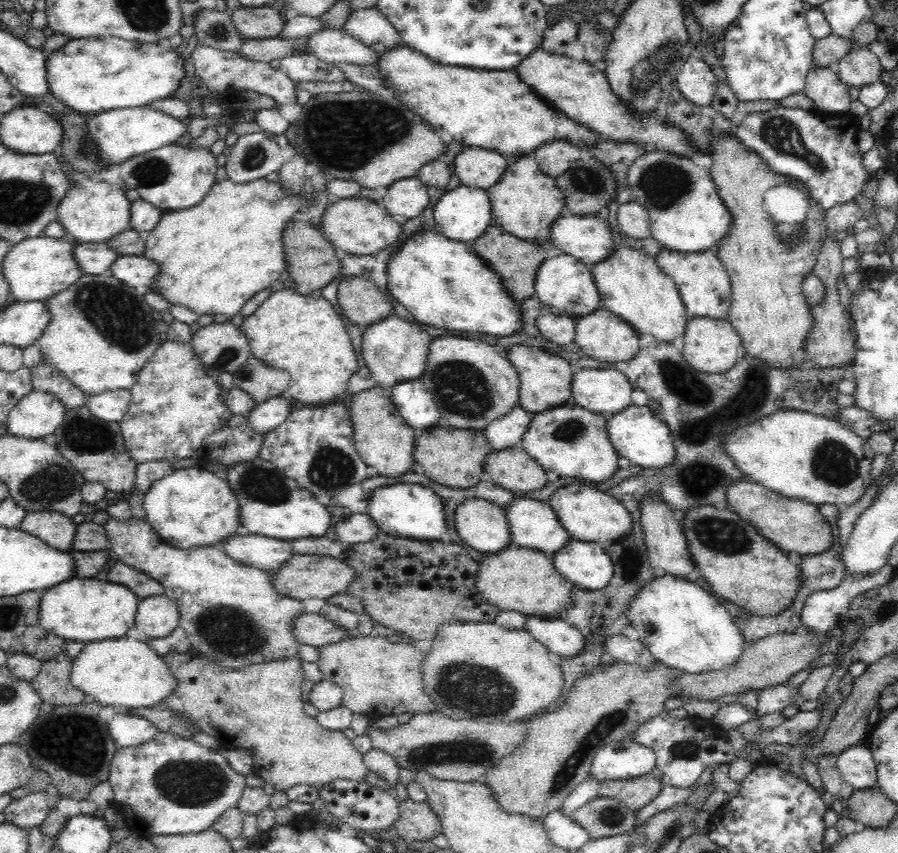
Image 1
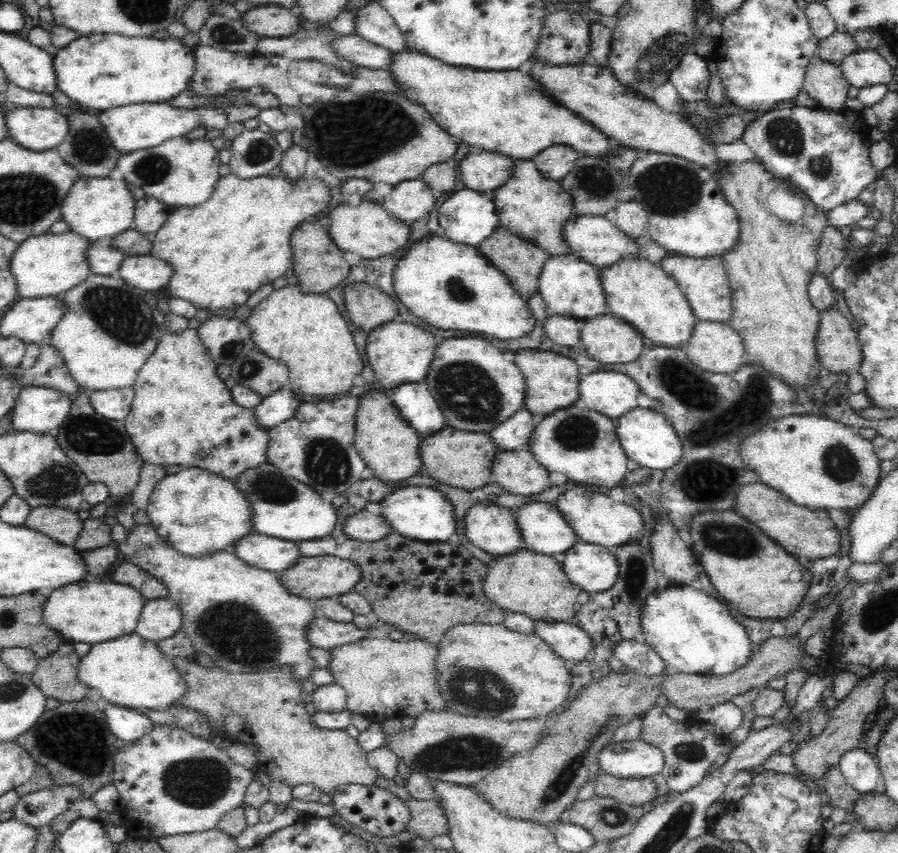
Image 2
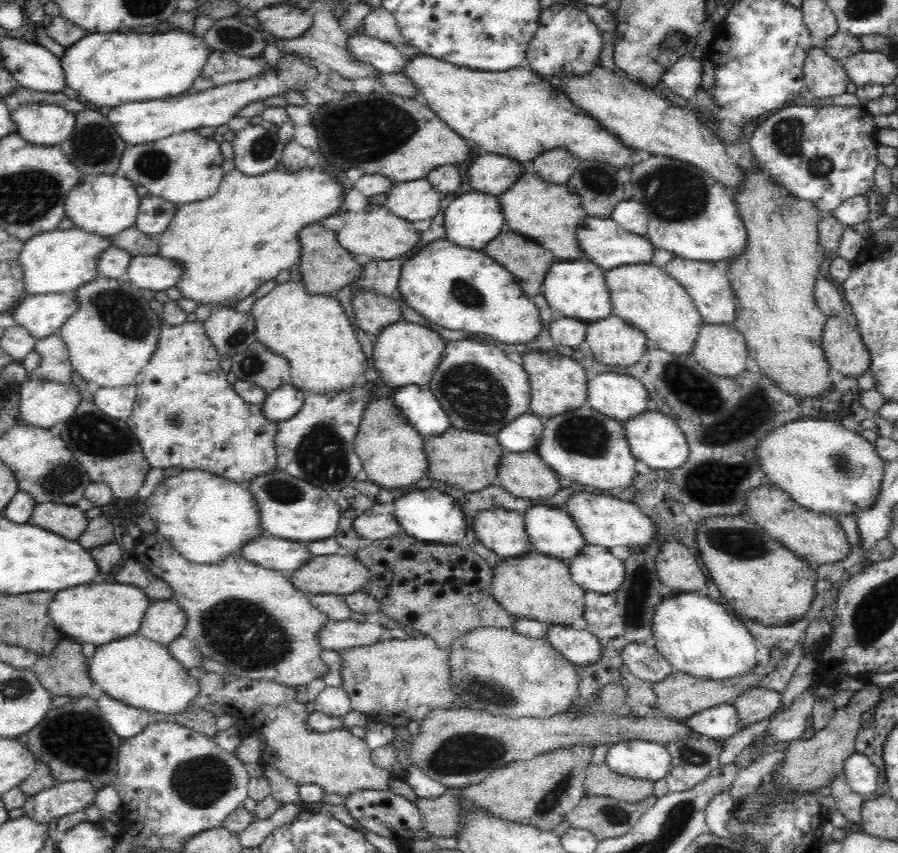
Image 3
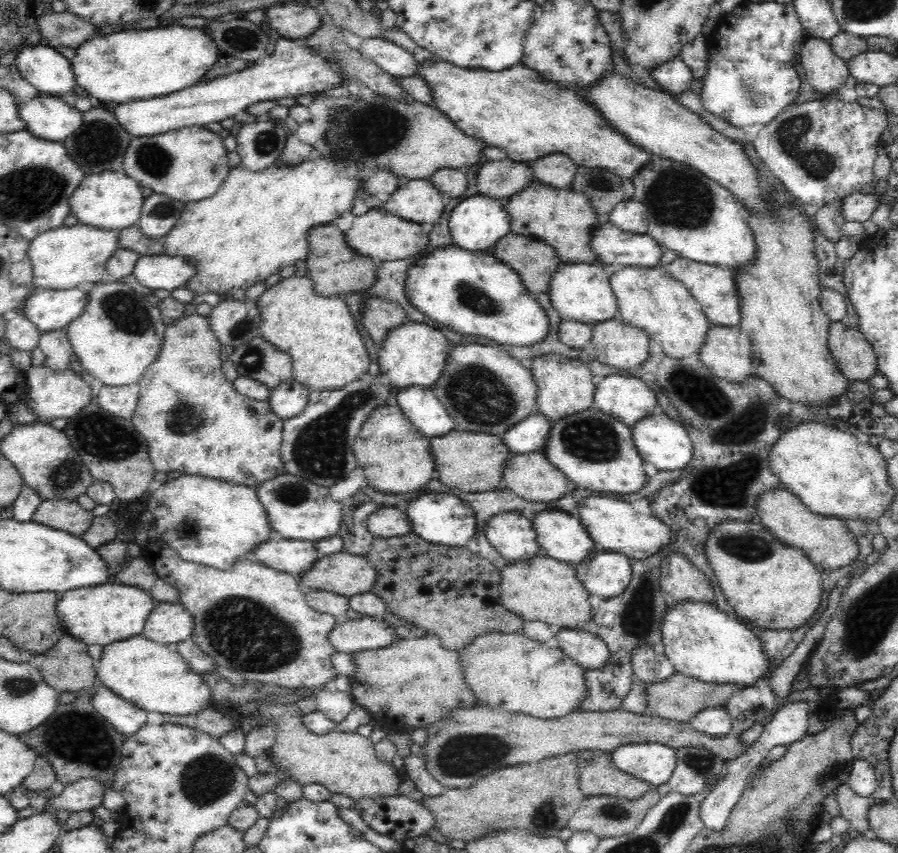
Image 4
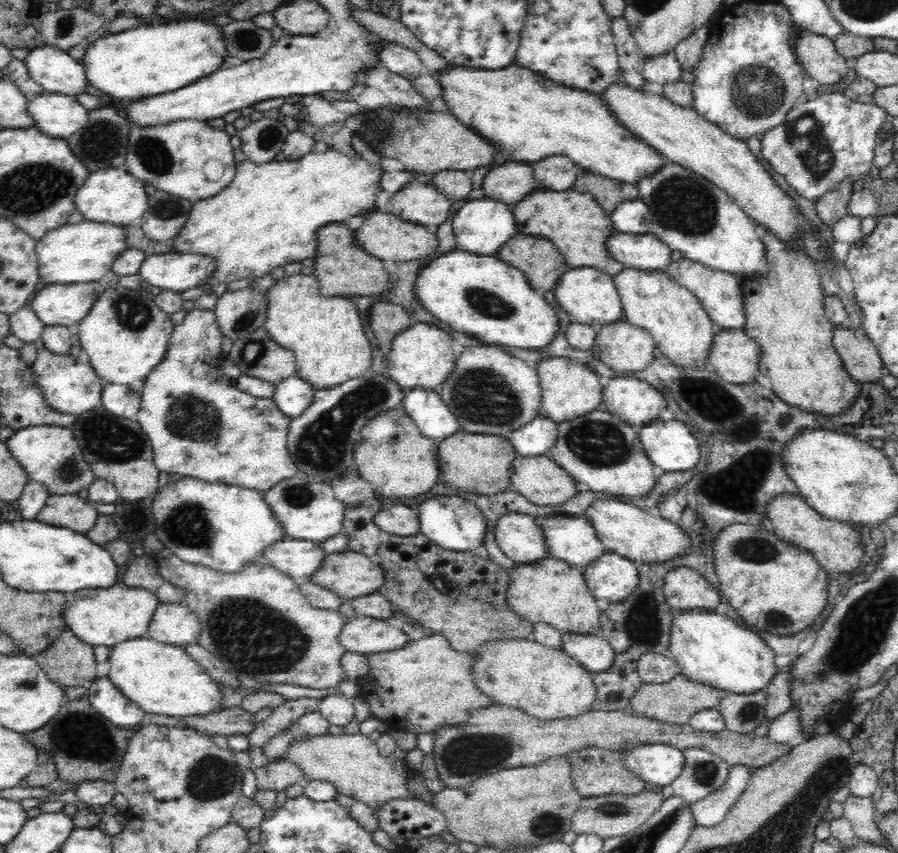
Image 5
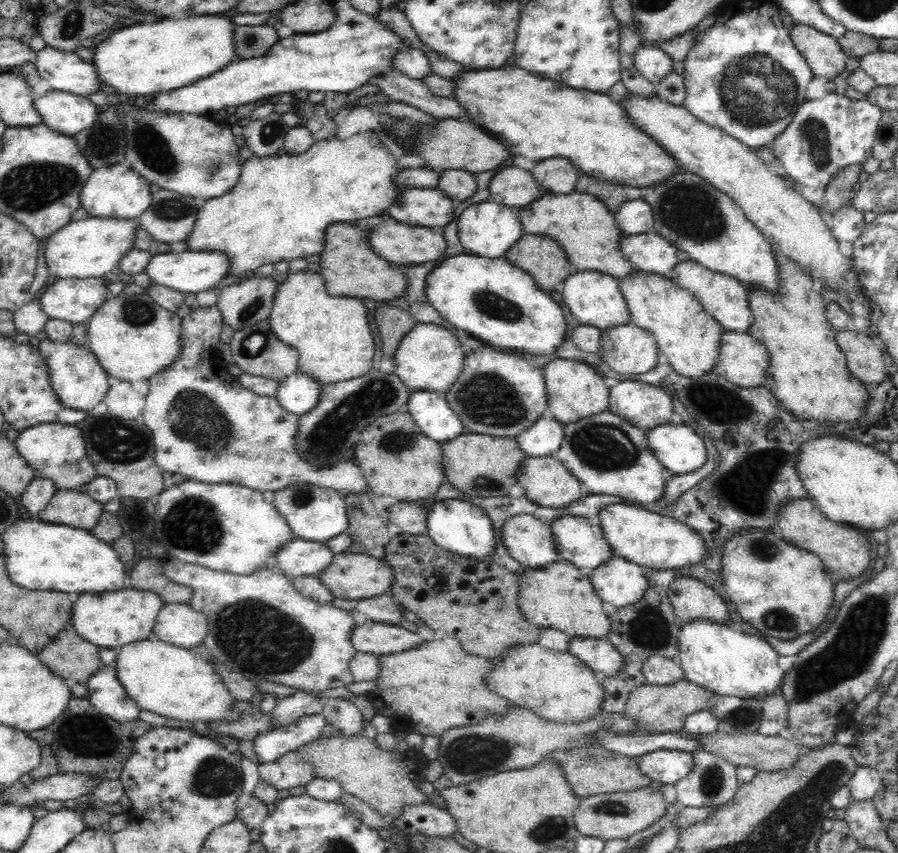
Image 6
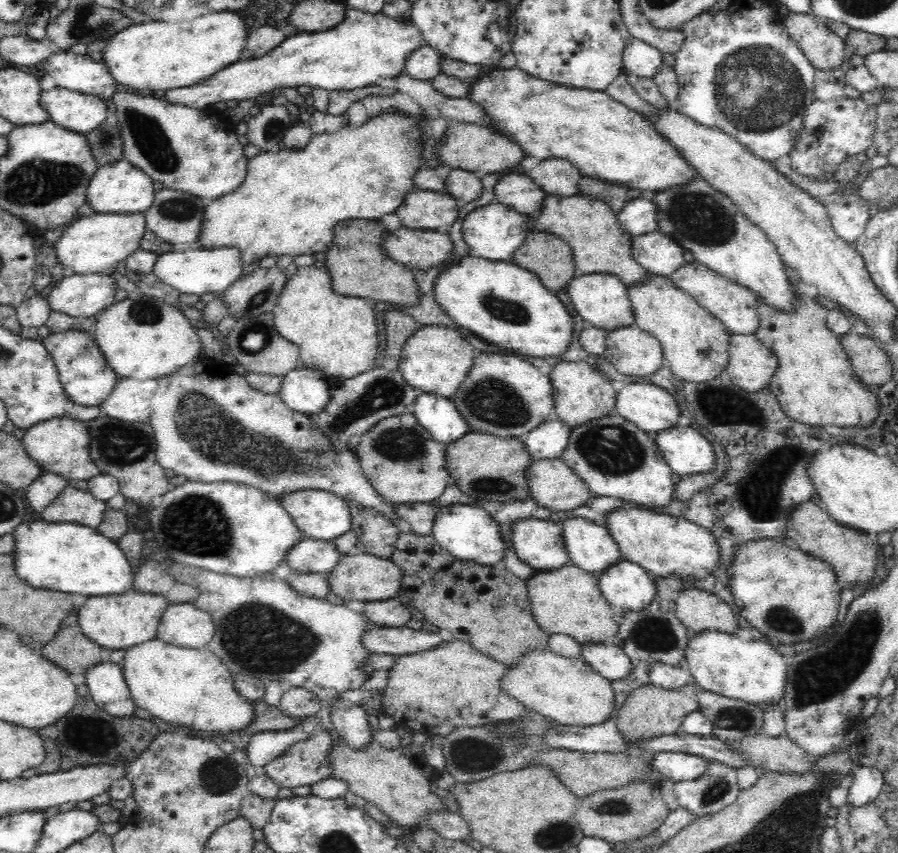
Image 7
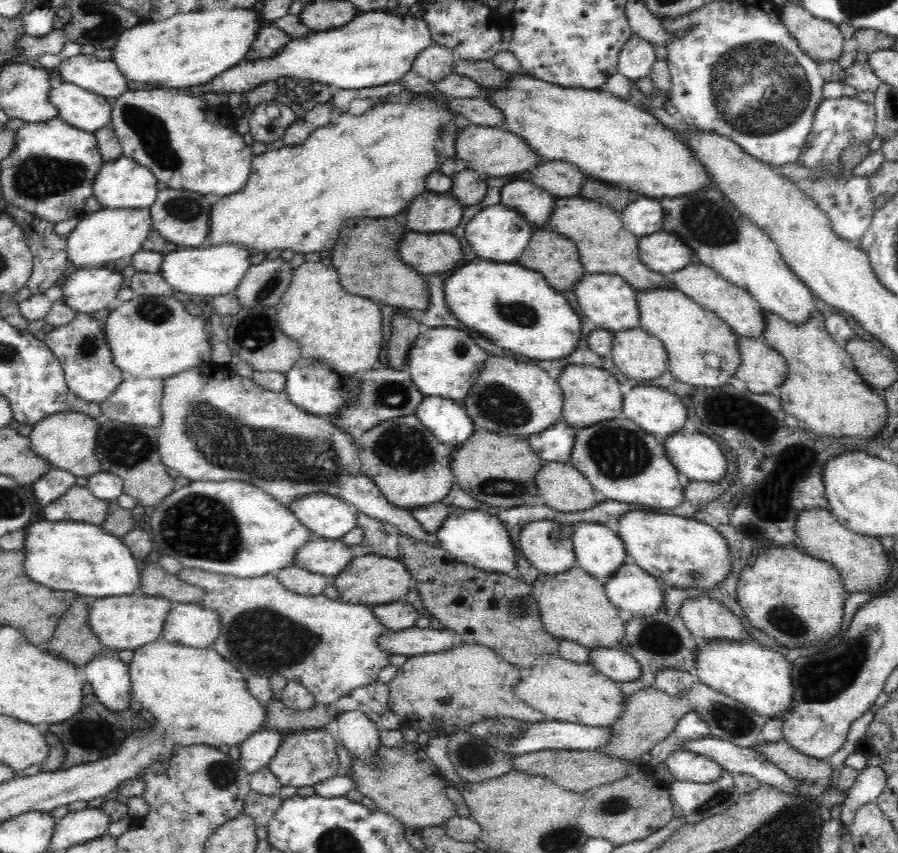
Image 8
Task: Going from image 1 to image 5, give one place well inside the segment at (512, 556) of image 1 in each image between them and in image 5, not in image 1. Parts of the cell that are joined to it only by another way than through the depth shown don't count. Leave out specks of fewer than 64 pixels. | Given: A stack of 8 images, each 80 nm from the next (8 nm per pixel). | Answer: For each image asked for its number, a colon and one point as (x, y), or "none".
2: (525, 581)
3: (539, 587)
4: (544, 589)
5: (551, 591)

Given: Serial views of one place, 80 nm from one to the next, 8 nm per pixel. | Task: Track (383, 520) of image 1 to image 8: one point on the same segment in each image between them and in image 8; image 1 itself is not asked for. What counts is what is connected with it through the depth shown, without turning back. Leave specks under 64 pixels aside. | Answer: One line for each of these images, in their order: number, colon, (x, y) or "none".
2: (420, 512)
3: (429, 515)
4: (442, 519)
5: (453, 522)
6: (459, 526)
7: (468, 532)
8: (475, 537)

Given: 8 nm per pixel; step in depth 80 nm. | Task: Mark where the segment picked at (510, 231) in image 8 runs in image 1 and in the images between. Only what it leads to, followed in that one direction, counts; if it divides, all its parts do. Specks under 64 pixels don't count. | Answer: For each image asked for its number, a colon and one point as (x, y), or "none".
1: (463, 214)
2: (466, 216)
3: (472, 220)
4: (475, 224)
5: (481, 226)
6: (487, 229)
7: (492, 232)

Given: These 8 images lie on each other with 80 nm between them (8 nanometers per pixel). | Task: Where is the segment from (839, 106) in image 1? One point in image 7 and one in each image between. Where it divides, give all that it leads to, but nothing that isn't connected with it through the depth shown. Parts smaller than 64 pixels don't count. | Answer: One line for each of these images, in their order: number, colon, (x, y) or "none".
2: (824, 82)
3: (825, 77)
4: (825, 72)
5: (820, 60)
6: (822, 52)
7: (825, 50)

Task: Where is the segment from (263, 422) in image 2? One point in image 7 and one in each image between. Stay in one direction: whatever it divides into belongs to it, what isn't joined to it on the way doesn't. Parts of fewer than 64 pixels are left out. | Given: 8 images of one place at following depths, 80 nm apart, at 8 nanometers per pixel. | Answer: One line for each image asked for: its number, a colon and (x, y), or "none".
3: (281, 404)
4: (287, 400)
5: (292, 396)
6: (298, 394)
7: (303, 390)

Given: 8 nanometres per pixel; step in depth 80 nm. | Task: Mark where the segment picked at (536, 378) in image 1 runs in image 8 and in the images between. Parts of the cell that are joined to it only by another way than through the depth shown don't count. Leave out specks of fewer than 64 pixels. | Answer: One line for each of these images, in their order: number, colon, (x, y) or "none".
2: (551, 381)
3: (557, 384)
4: (563, 385)
5: (568, 390)
6: (574, 390)
7: (580, 392)
8: (590, 394)

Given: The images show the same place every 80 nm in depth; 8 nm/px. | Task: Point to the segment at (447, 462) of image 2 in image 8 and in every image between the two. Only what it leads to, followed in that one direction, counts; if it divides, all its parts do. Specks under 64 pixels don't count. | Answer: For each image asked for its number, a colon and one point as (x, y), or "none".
3: (467, 460)
4: (473, 462)
5: (478, 463)
6: (481, 465)
7: (486, 467)
8: (497, 470)

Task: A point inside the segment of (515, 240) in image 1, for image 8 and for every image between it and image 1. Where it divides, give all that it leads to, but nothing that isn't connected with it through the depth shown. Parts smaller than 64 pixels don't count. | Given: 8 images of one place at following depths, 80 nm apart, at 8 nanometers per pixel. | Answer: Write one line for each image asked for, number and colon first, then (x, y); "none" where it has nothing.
2: (521, 261)
3: (527, 261)
4: (535, 261)
5: (539, 260)
6: (540, 256)
7: (545, 254)
8: (556, 258)

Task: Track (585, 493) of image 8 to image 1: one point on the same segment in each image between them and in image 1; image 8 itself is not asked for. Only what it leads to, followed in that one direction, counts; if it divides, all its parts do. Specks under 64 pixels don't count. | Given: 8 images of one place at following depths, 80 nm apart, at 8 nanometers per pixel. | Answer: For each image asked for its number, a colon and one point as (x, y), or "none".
1: (512, 468)
2: (519, 472)
3: (524, 474)
4: (531, 476)
5: (542, 481)
6: (545, 481)
7: (551, 483)

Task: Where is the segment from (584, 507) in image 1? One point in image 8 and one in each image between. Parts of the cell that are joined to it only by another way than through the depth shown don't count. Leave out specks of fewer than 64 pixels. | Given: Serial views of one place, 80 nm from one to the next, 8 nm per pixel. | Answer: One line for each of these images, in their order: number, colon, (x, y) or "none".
2: (596, 519)
3: (606, 521)
4: (614, 525)
5: (623, 528)
6: (654, 541)
7: (664, 545)
8: (681, 552)

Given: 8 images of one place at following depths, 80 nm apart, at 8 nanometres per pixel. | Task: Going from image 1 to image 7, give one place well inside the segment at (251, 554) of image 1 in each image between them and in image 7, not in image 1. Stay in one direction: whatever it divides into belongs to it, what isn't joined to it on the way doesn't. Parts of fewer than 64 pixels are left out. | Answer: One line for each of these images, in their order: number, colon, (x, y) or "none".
2: (275, 555)
3: (286, 556)
4: (294, 557)
5: (298, 559)
6: (297, 558)
7: (308, 556)

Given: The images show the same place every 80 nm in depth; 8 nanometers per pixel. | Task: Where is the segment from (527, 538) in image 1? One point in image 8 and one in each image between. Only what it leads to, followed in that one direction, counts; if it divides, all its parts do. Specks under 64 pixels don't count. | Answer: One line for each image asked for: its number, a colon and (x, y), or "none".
2: (541, 527)
3: (551, 531)
4: (561, 535)
5: (572, 539)
6: (579, 542)
7: (590, 547)
8: (599, 551)

